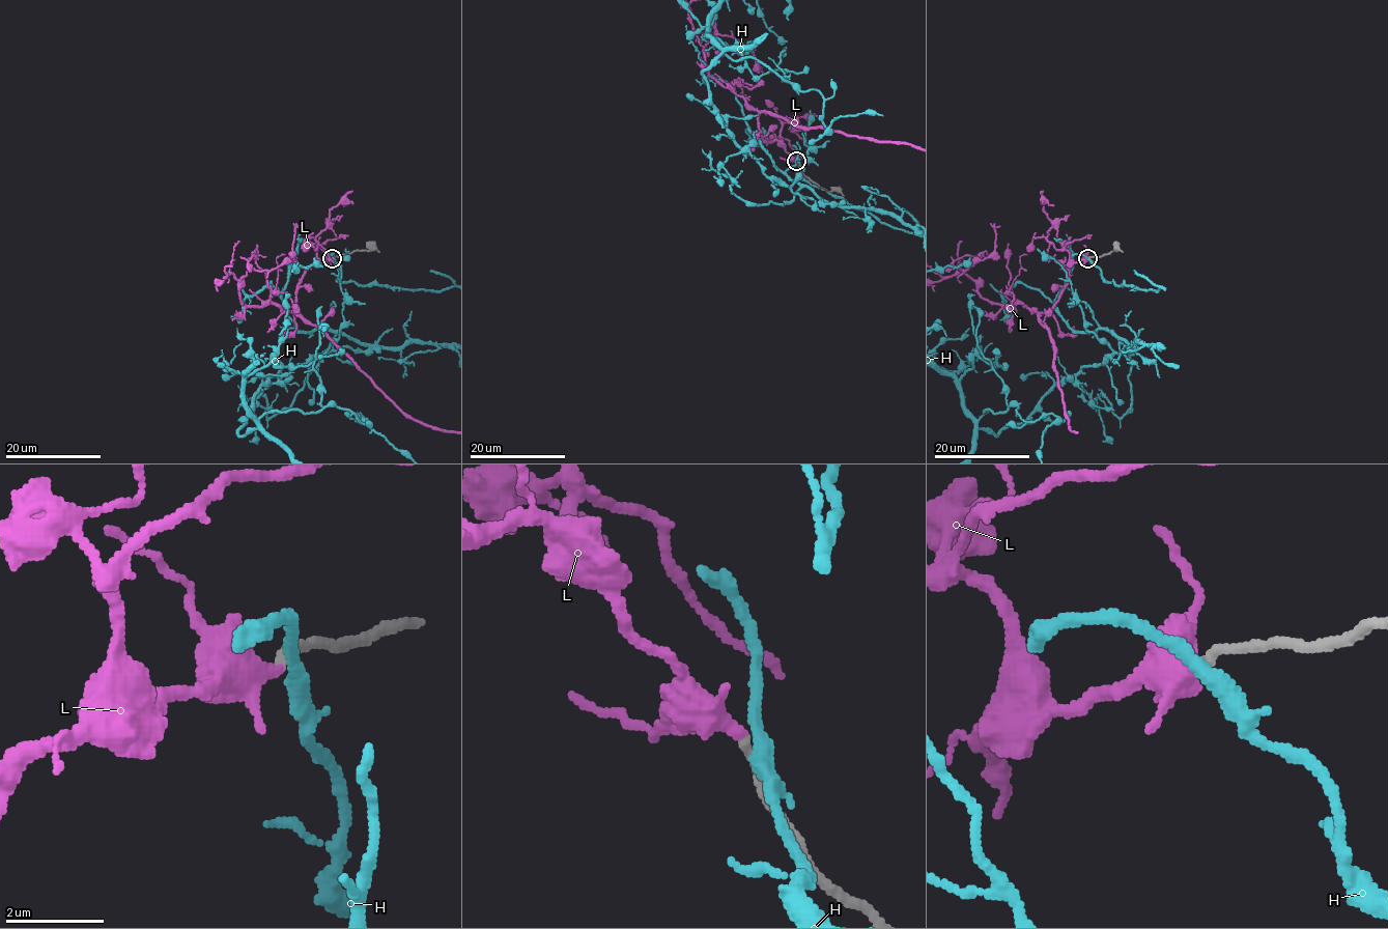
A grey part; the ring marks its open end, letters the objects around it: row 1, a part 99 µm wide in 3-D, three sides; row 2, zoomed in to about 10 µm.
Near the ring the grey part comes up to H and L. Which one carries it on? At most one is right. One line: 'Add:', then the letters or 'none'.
Add: L

